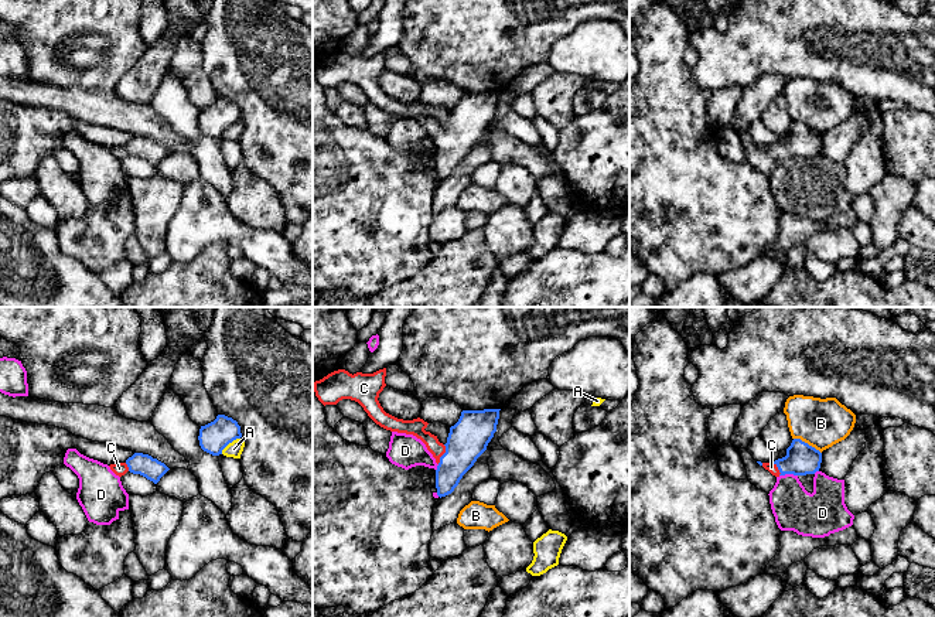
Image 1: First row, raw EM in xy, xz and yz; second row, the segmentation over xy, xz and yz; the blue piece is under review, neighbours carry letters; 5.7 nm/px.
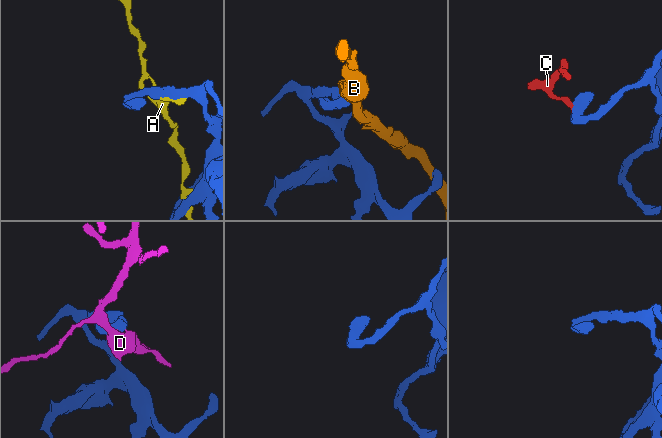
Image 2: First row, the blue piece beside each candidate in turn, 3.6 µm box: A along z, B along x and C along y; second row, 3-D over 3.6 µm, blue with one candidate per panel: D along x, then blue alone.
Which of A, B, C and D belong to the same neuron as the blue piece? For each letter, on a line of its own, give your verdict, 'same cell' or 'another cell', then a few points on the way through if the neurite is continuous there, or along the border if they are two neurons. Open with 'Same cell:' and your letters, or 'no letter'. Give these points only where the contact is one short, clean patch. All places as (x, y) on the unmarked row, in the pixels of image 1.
Same cell: C
A: another cell
B: another cell
C: same cell; way xz (468, 120), (451, 137), (443, 137), (416, 109)
D: another cell; border yz (797, 157), (780, 159)

